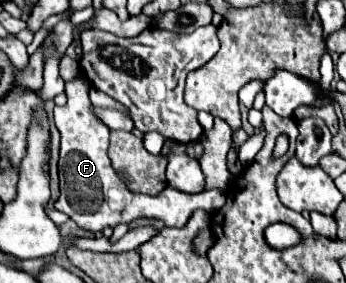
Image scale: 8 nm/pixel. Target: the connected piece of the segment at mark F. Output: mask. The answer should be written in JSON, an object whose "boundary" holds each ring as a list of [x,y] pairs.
{"boundary":[[[80,77],[66,81],[66,97],[68,103],[64,107],[54,107],[54,123],[62,135],[60,145],[60,199],[56,201],[56,209],[66,213],[76,225],[86,231],[98,233],[104,227],[116,227],[120,223],[132,223],[134,219],[160,219],[166,227],[184,227],[194,209],[216,211],[226,203],[226,193],[222,189],[202,191],[198,195],[186,195],[176,191],[174,187],[166,187],[158,195],[142,195],[130,193],[124,181],[108,161],[108,145],[110,145],[110,127],[104,125],[92,111],[92,103],[88,99],[90,85]]]}

